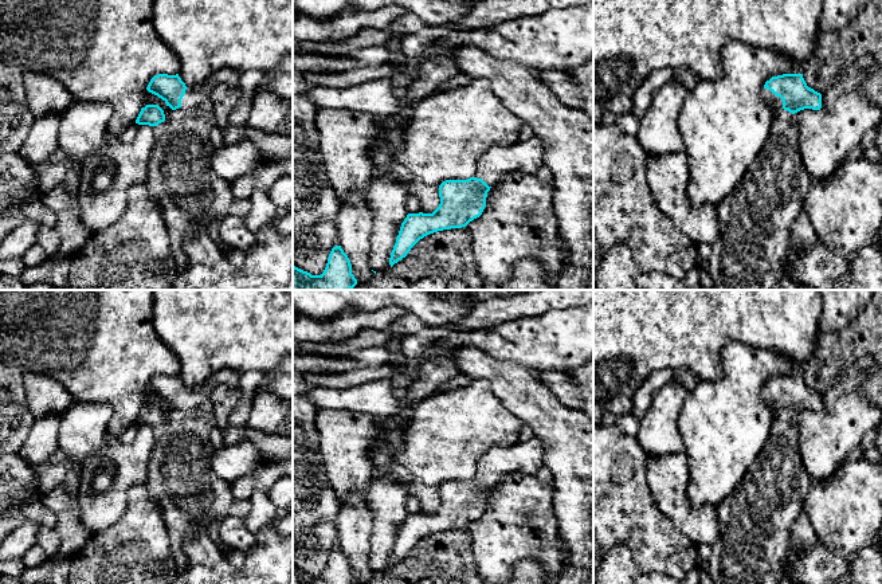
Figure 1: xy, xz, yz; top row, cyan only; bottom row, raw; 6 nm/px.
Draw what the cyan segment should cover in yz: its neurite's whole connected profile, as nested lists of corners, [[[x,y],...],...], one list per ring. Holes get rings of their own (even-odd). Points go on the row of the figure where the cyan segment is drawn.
[[[783,74],[772,77],[763,89],[763,101],[775,110],[772,132],[760,154],[745,172],[741,183],[717,207],[718,238],[712,244],[706,271],[714,290],[773,290],[780,281],[780,271],[787,259],[789,227],[801,213],[804,199],[812,177],[808,175],[799,149],[799,125],[795,113],[812,109],[820,110],[822,94],[808,87],[803,74]]]

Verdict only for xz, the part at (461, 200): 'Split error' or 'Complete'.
Split error

